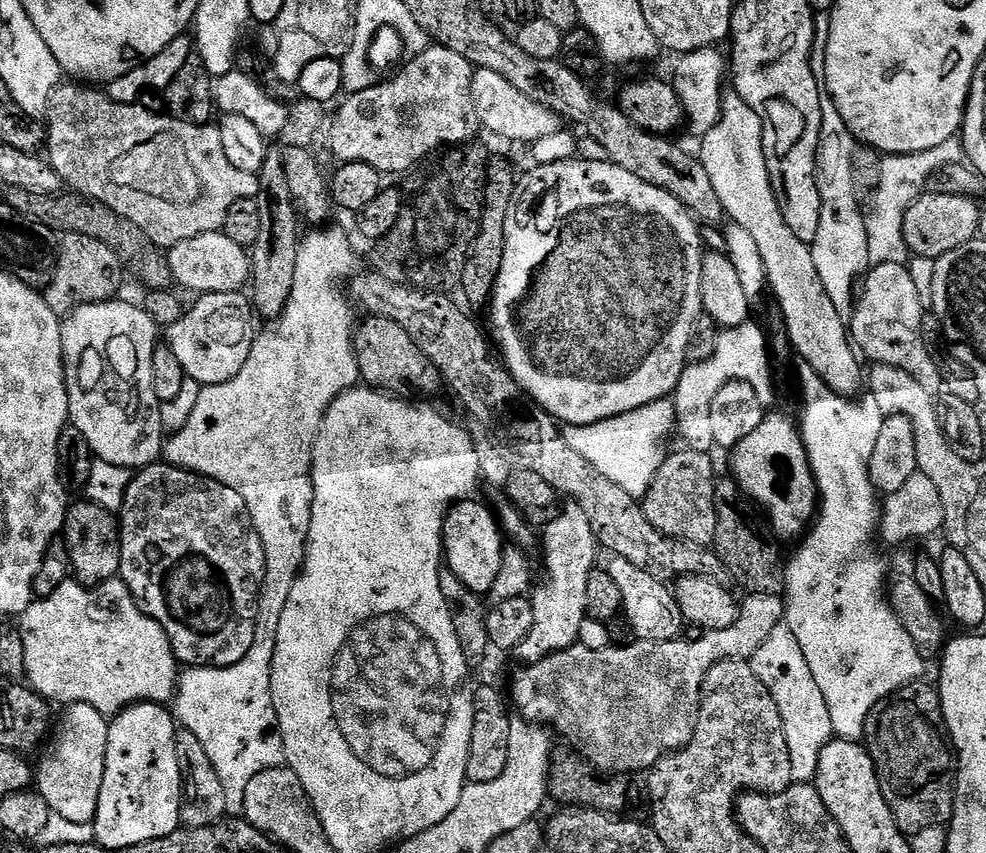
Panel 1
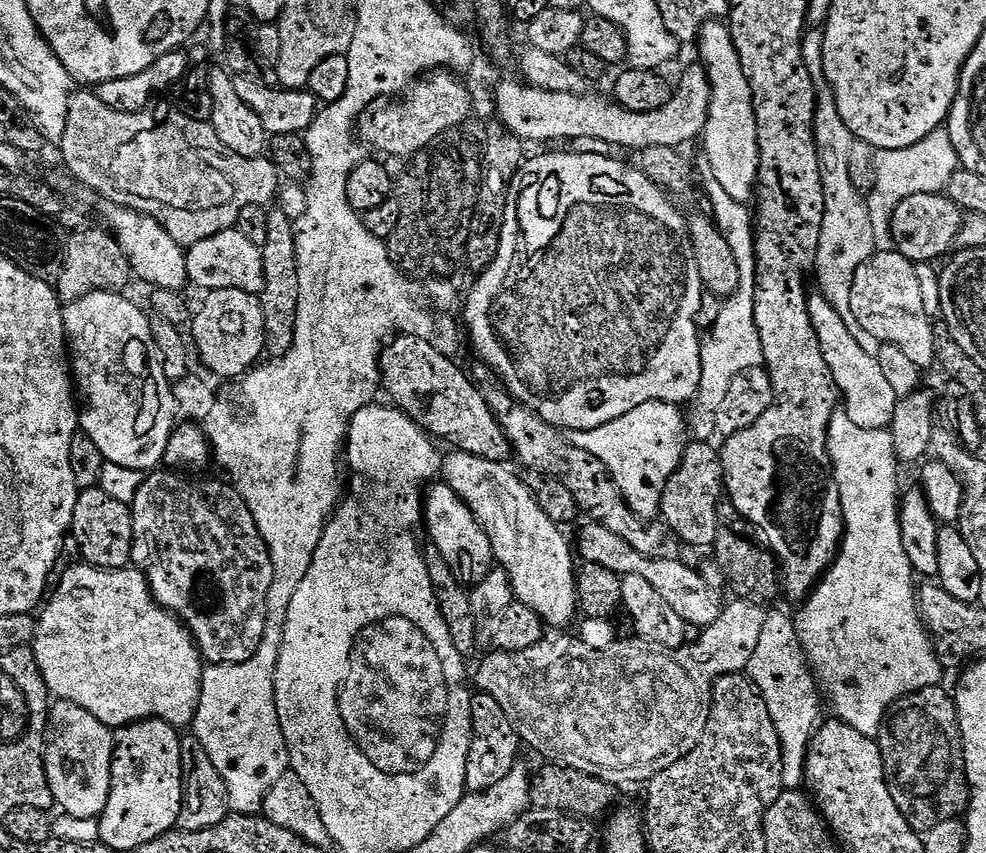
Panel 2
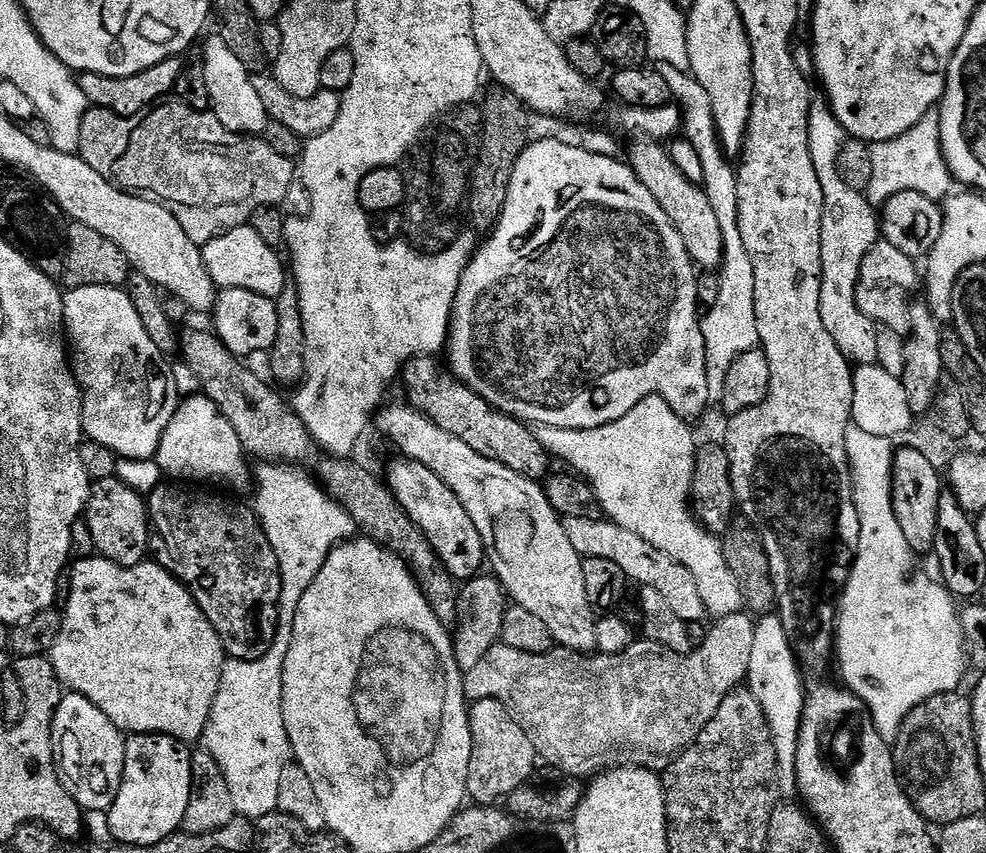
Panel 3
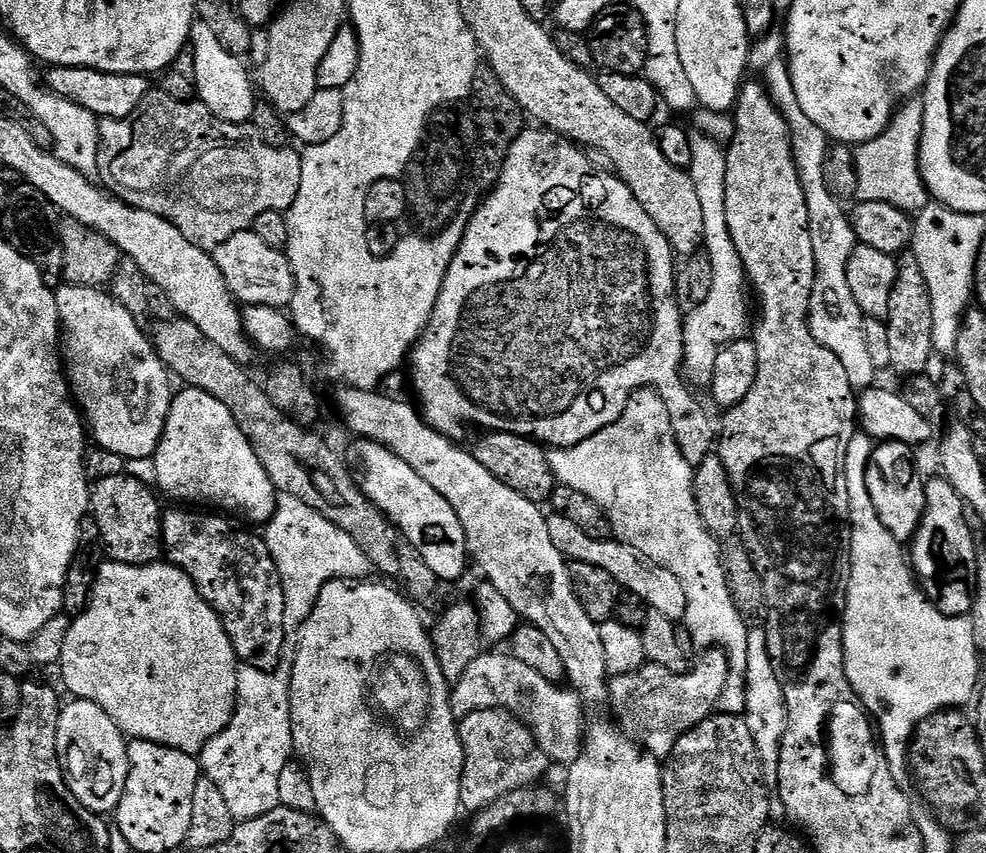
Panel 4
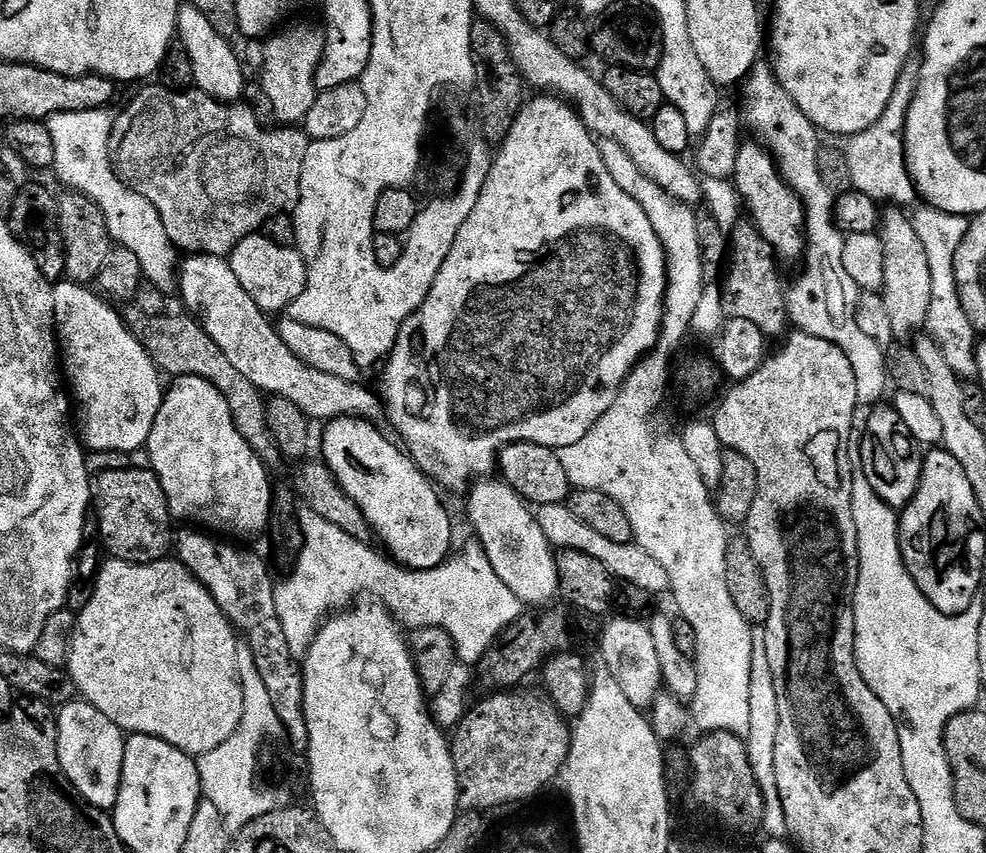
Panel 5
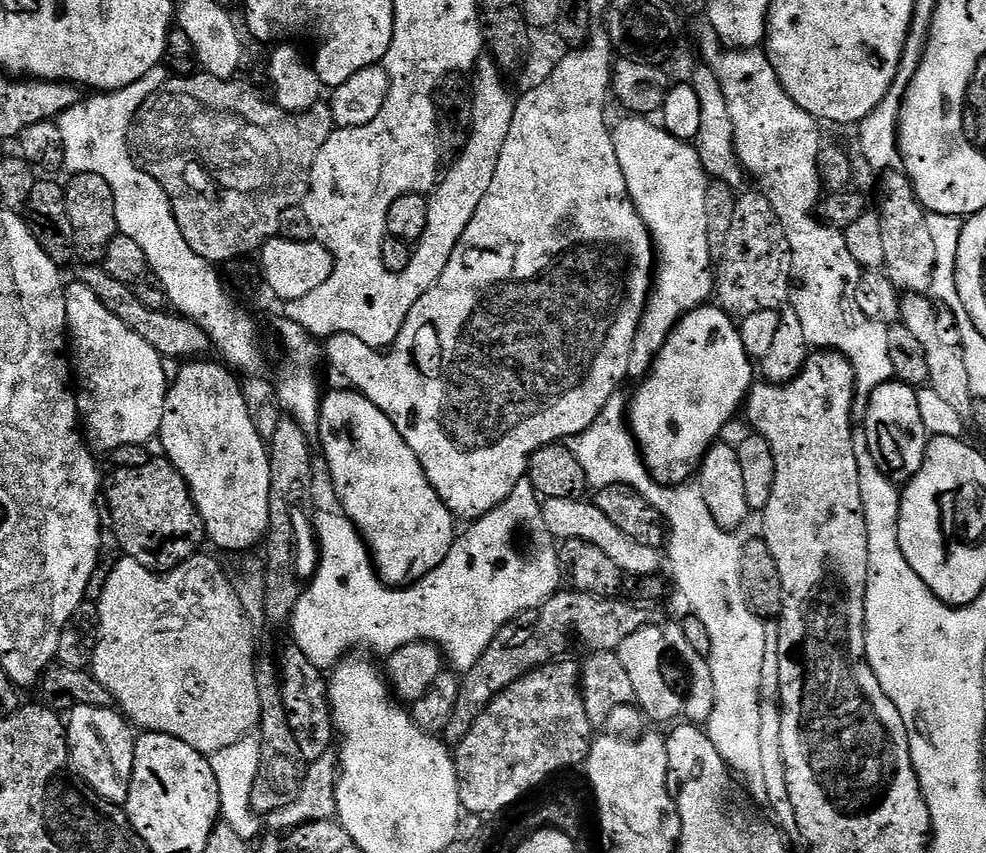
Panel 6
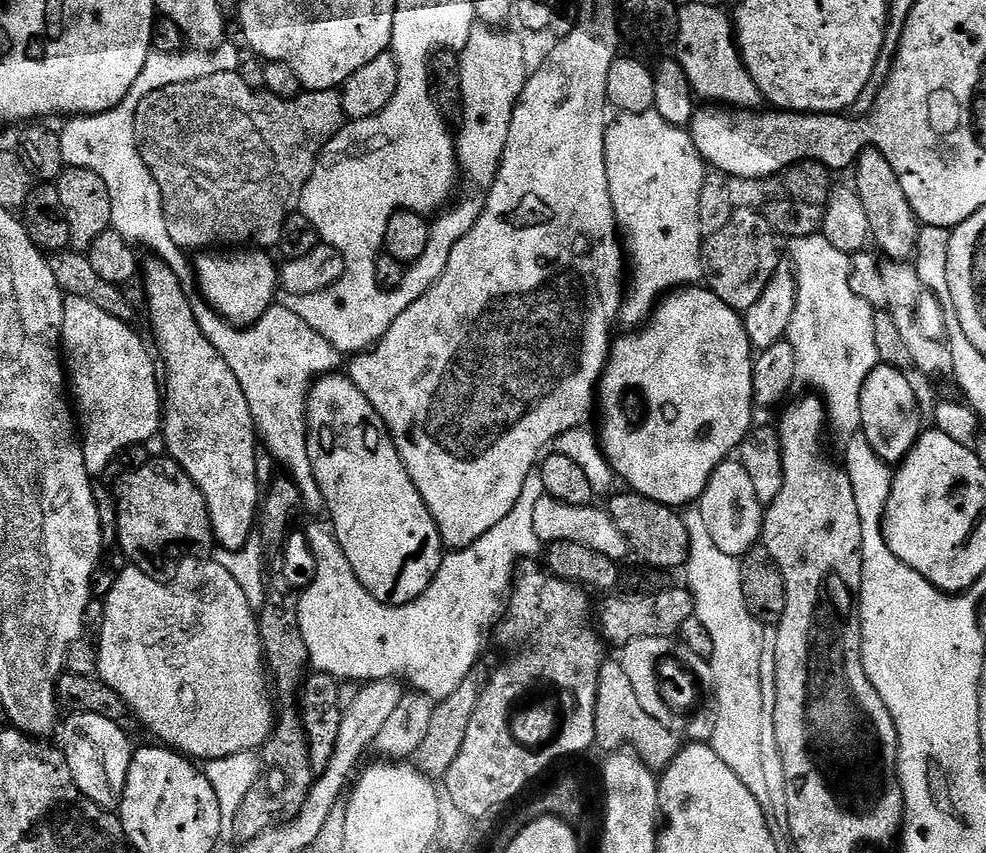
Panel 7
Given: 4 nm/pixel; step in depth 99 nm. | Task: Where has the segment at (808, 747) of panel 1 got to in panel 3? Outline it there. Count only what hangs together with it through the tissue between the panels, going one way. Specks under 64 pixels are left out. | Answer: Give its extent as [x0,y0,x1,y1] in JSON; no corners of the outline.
[746,614,806,798]

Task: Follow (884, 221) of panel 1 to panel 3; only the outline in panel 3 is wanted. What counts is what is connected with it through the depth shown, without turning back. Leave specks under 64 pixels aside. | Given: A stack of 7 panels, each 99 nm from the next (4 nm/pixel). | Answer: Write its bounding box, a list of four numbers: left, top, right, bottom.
[866,110,954,206]

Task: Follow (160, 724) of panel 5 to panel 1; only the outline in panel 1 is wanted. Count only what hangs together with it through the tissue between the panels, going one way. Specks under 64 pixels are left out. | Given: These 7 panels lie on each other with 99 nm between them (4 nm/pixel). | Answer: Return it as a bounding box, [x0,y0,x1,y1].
[18,578,178,718]

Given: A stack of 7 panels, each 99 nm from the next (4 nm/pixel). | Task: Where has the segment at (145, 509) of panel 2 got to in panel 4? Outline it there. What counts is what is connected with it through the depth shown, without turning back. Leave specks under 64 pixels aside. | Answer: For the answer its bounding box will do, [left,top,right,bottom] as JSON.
[162,506,284,666]

